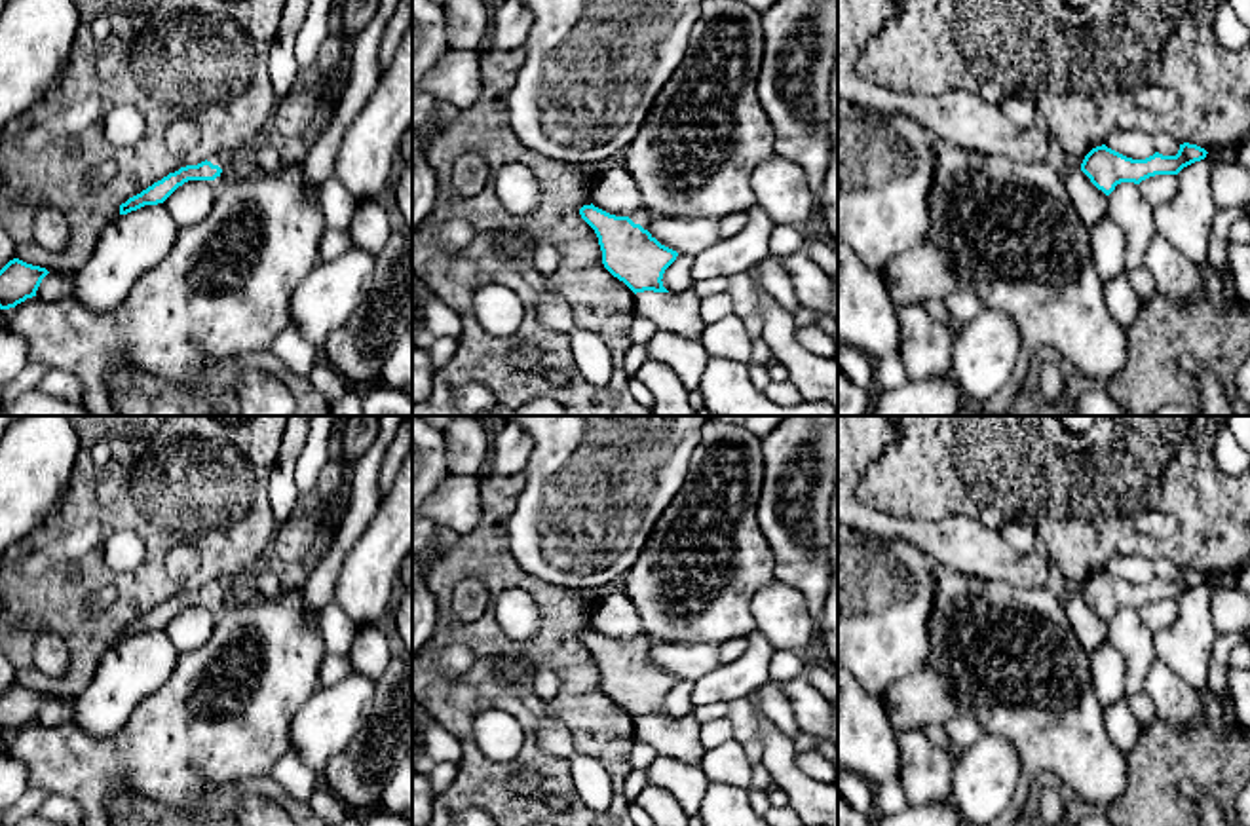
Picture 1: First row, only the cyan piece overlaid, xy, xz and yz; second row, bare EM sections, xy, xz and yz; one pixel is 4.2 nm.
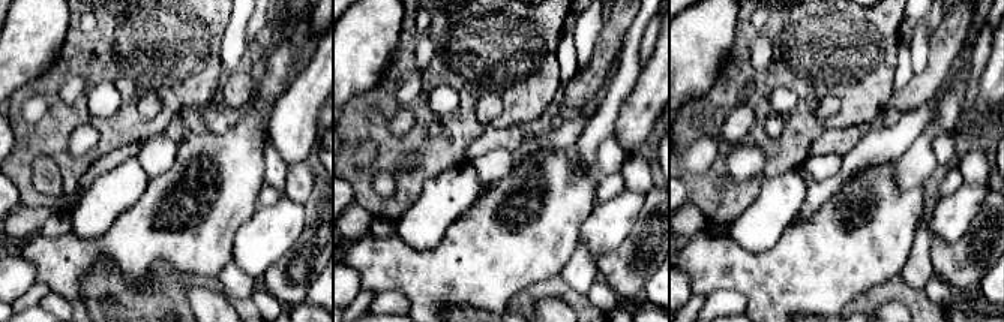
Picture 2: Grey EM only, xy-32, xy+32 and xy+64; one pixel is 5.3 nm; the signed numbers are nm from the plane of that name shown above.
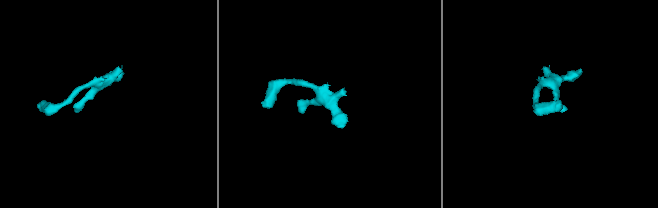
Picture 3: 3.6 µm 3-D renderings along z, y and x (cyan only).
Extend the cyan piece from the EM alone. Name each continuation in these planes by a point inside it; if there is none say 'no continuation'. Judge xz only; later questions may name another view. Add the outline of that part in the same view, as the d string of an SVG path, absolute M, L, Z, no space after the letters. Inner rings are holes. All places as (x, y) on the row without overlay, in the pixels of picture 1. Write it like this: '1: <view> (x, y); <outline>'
1: xz (643, 642); M640 632L636 638L633 638L631 642L629 642L634 649L640 649L644 655L648 655L650 653L650 648L652 648L652 640L644 634L644 632Z

